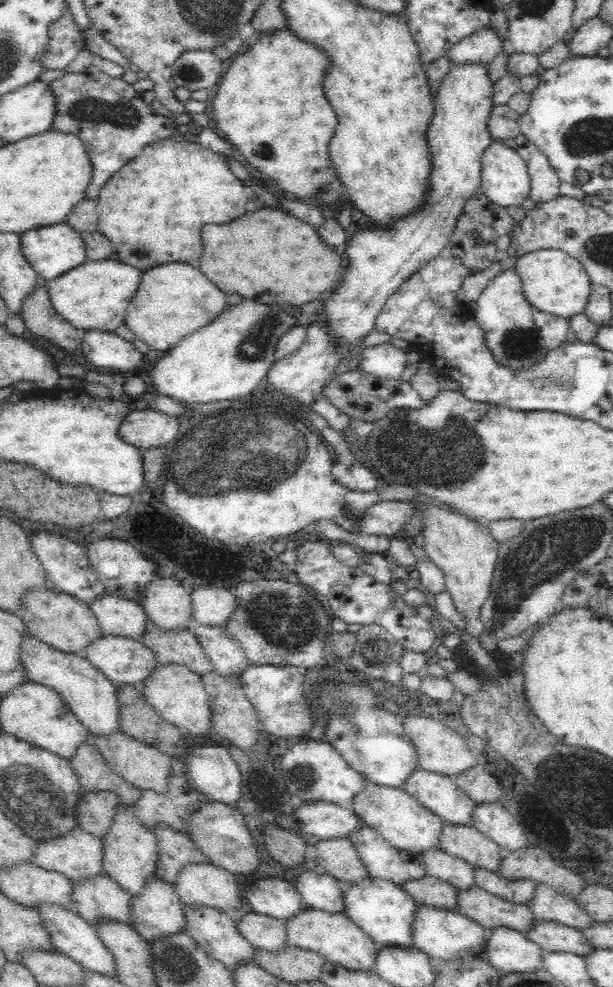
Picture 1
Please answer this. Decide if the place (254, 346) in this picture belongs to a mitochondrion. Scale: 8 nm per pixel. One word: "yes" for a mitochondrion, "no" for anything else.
yes

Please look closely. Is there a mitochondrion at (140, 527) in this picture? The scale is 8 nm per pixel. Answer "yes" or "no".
no

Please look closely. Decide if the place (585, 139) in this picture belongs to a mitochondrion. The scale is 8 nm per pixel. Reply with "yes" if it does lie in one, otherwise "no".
yes

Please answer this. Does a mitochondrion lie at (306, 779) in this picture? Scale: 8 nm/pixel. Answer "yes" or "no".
yes

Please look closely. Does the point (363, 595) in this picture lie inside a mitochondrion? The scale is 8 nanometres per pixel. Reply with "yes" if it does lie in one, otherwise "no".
no

